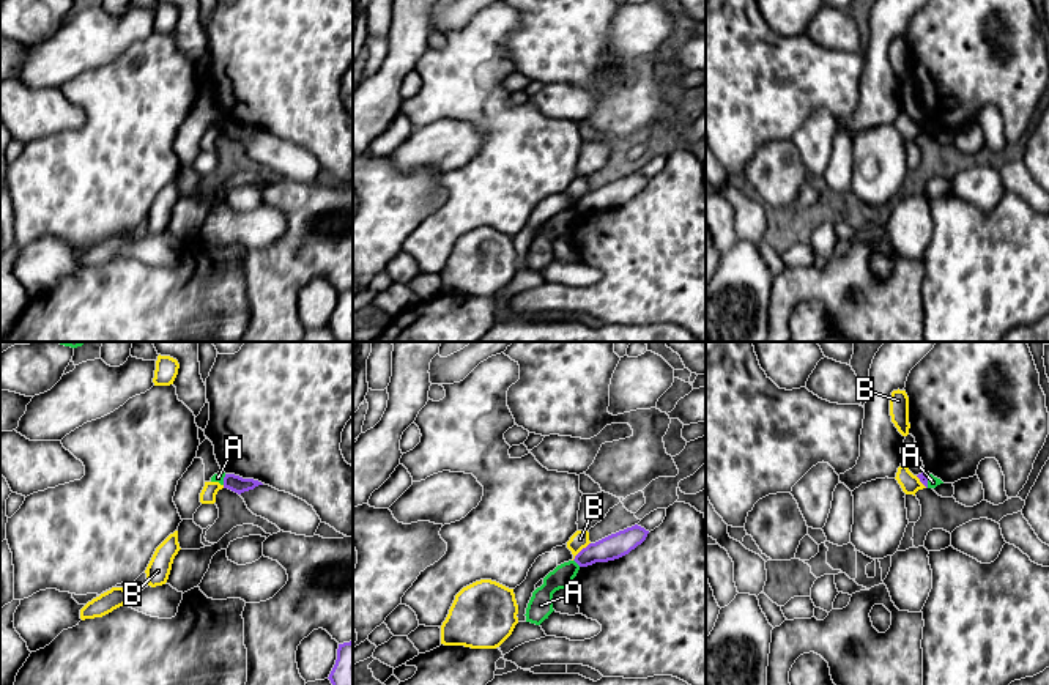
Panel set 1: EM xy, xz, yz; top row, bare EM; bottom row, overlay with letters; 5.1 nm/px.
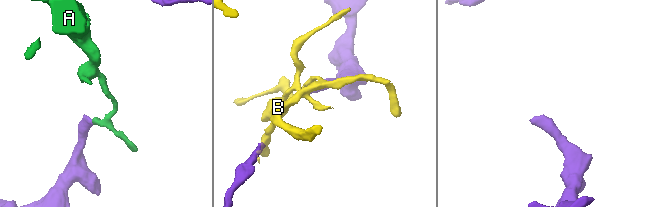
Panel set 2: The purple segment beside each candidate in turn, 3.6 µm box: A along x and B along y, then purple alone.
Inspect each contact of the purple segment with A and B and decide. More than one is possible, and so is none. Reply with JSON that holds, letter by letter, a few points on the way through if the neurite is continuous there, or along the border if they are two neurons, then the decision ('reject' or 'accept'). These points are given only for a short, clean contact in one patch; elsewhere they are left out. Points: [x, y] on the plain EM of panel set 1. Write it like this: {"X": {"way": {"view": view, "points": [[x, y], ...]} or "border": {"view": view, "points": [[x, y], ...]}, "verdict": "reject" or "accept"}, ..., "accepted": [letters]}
{"A": {"border": {"view": "xz", "points": [[574, 207], [580, 213]]}, "verdict": "reject"}, "B": {"verdict": "reject"}, "accepted": []}

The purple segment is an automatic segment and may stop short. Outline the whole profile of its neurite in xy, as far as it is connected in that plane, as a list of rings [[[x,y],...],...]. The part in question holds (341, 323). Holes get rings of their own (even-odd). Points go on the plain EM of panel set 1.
[[[353,288],[339,291],[337,307],[328,326],[337,342],[353,342]]]

